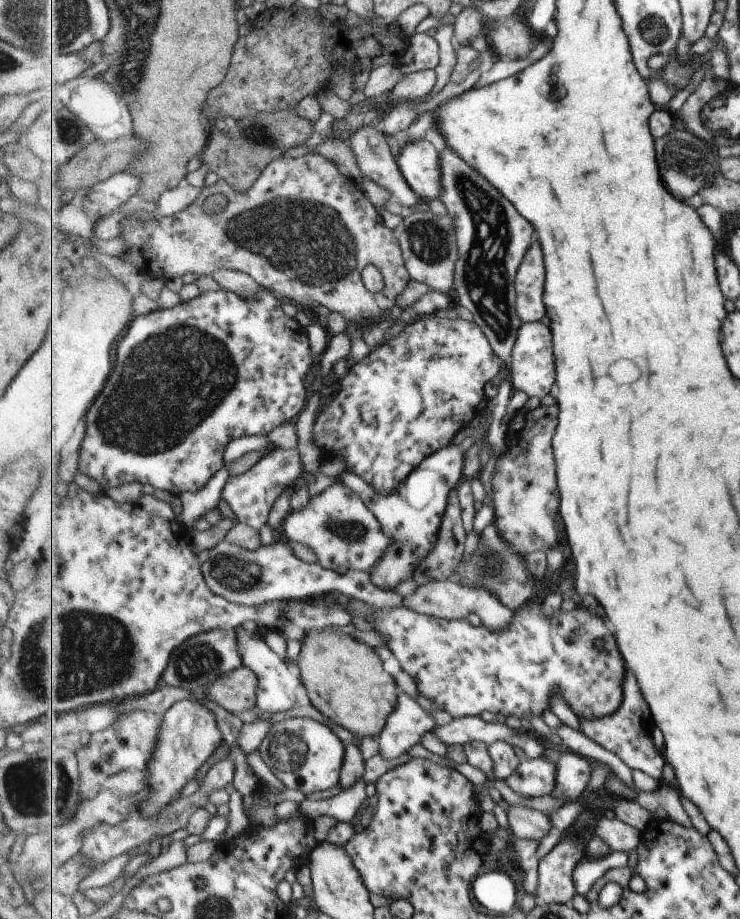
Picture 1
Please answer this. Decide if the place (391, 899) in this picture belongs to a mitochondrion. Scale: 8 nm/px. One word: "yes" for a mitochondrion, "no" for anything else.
no

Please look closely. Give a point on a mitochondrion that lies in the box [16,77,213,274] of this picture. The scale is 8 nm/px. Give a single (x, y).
(67, 131)

